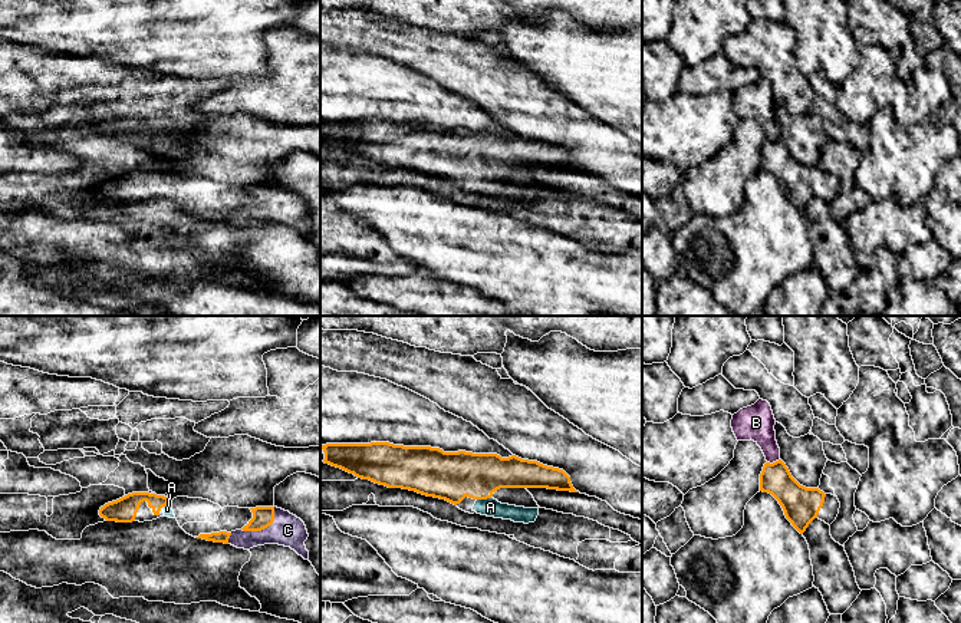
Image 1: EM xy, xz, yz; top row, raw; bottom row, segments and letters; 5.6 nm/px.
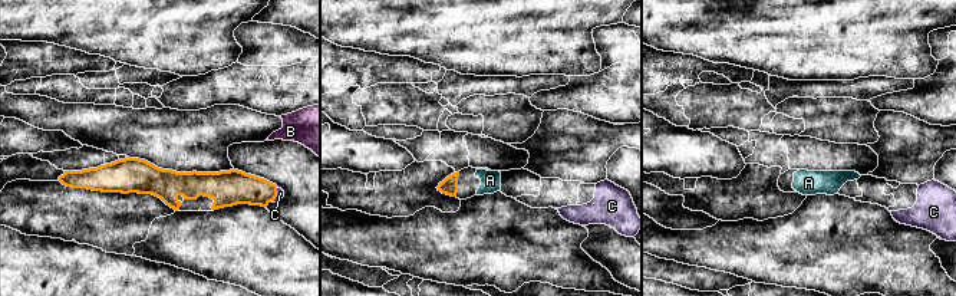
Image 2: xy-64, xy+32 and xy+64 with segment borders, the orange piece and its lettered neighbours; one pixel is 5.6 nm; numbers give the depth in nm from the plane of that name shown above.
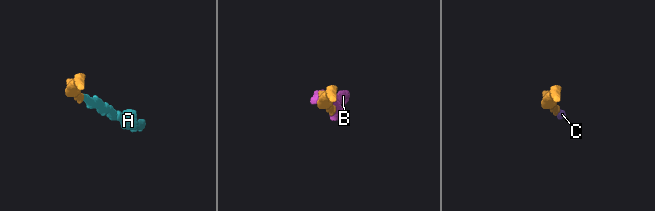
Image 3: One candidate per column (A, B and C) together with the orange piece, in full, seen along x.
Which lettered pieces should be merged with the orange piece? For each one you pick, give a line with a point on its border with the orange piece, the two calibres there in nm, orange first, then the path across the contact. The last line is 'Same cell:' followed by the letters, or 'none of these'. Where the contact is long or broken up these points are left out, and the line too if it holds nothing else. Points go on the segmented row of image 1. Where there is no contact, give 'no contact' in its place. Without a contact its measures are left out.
A: contact xz (484, 498); calibres 280 and 110 nm; way xz (447, 475), (461, 475), (484, 498), (490, 507)
Same cell: A

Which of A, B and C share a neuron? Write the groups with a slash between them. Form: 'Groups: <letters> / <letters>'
Groups: A / B / C

